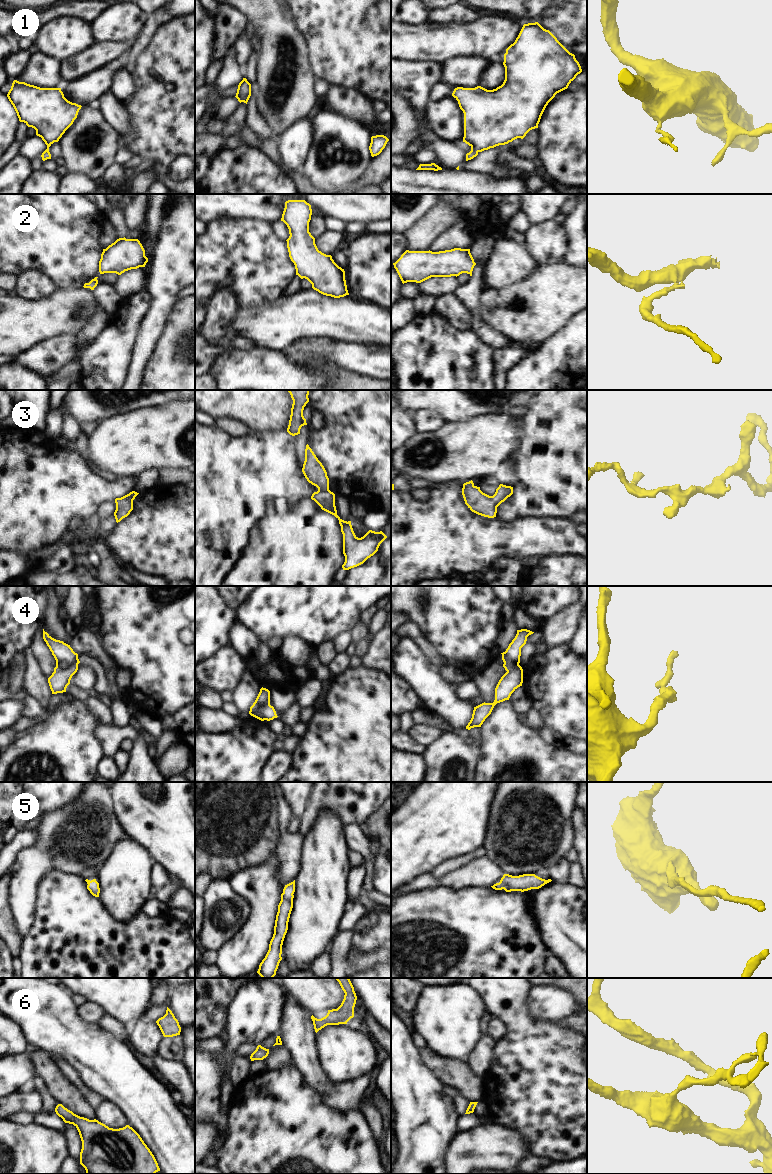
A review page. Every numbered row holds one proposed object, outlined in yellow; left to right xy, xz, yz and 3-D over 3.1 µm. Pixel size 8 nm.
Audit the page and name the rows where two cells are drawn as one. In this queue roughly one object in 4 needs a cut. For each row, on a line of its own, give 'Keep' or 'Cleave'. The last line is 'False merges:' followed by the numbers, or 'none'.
1: Keep
2: Keep
3: Keep
4: Cleave
5: Keep
6: Keep
False merges: 4.

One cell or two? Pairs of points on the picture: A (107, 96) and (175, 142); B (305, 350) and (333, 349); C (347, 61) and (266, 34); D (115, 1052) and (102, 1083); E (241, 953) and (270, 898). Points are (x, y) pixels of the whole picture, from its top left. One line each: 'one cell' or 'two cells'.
A: two cells
B: one cell
C: two cells
D: one cell
E: one cell

